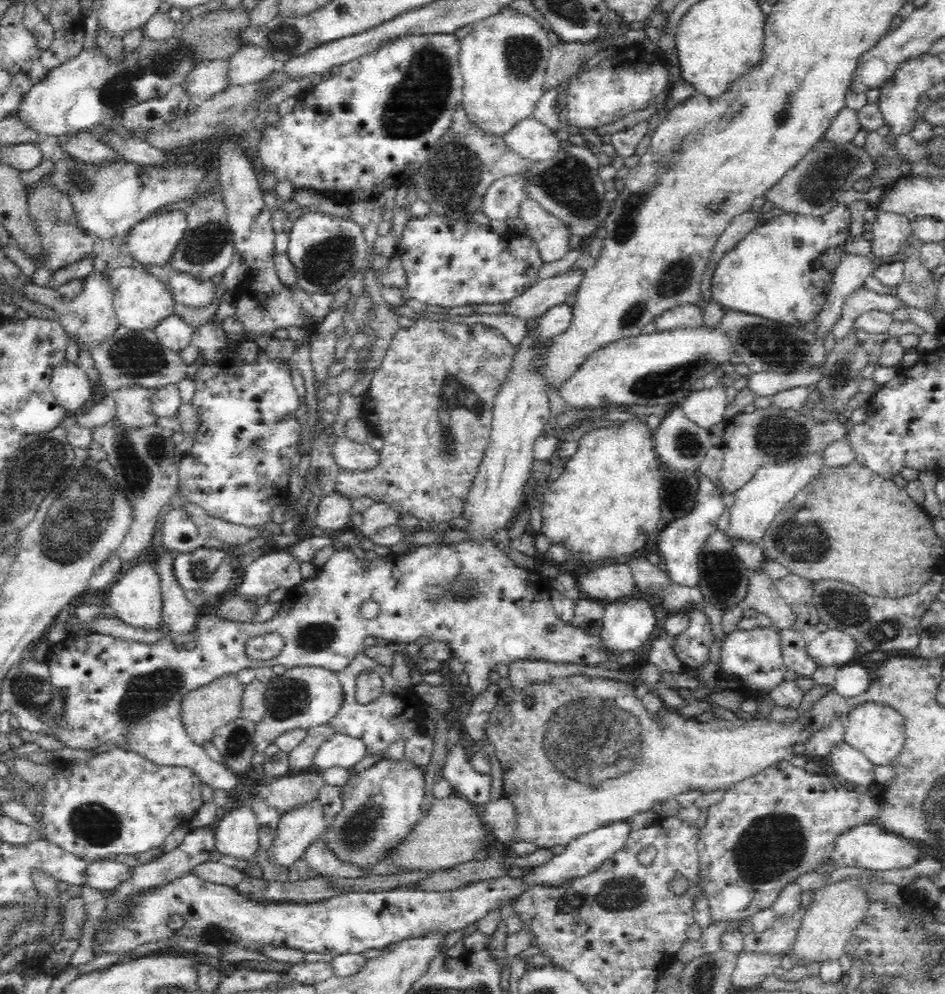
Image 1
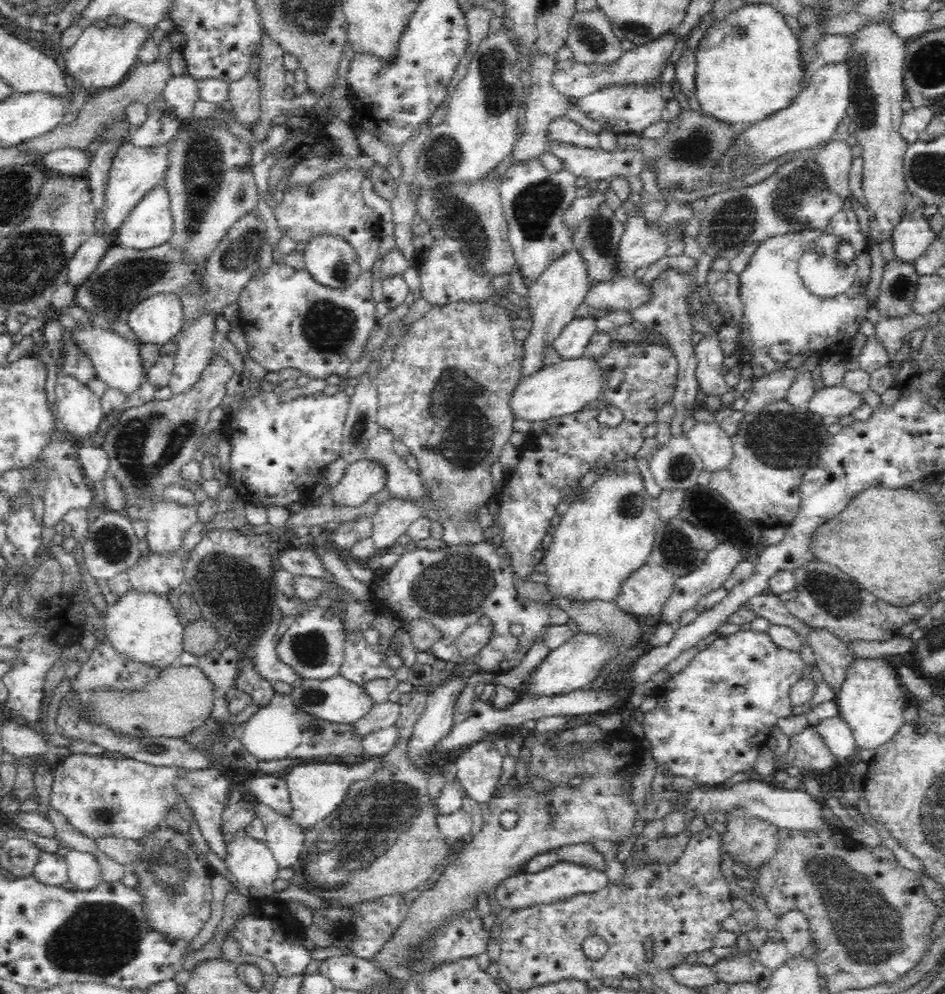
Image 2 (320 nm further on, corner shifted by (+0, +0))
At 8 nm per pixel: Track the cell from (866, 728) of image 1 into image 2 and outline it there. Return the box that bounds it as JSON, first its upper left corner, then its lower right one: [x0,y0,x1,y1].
[836,658,909,750]

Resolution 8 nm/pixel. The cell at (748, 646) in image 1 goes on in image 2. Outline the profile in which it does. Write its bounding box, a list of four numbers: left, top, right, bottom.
[643,625,805,786]

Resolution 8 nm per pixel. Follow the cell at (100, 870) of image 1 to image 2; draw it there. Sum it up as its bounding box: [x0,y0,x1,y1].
[64,849,106,890]

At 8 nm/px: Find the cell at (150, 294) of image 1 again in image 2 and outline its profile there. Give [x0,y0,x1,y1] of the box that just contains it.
[125,292,182,343]

